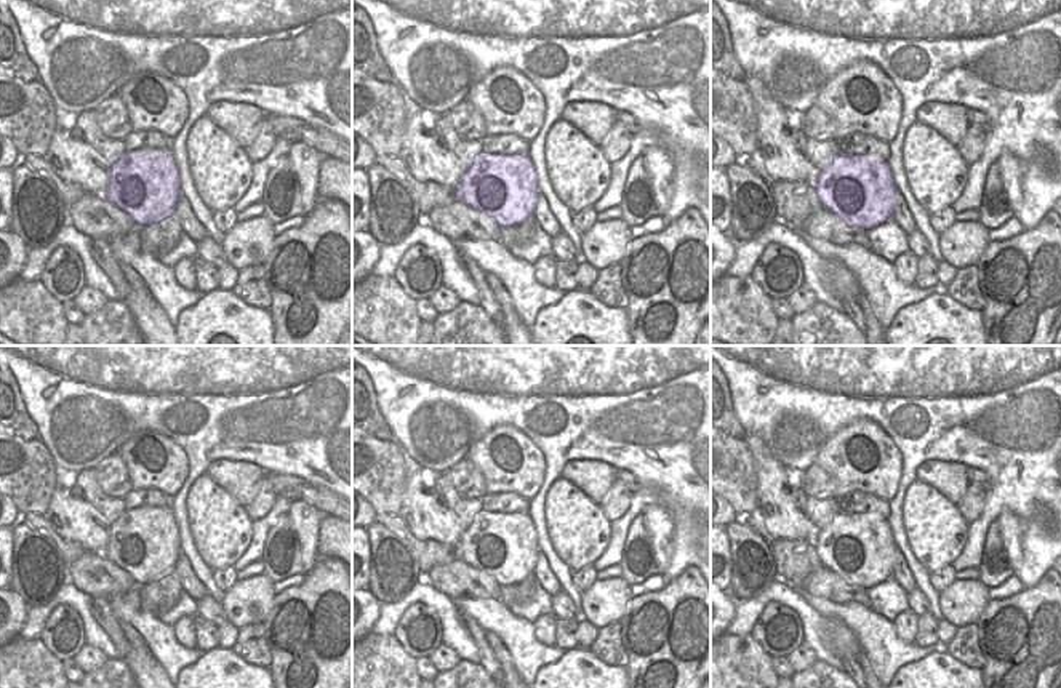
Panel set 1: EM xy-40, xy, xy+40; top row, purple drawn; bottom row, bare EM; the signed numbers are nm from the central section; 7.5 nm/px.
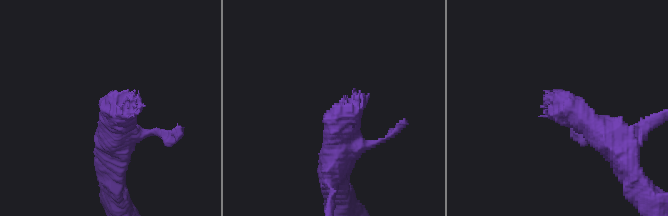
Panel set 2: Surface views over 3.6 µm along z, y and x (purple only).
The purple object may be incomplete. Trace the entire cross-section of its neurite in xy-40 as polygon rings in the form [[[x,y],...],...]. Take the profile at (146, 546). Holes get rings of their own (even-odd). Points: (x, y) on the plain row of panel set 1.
[[[144,506],[122,512],[110,525],[102,554],[139,587],[166,576],[182,554],[171,507]]]

